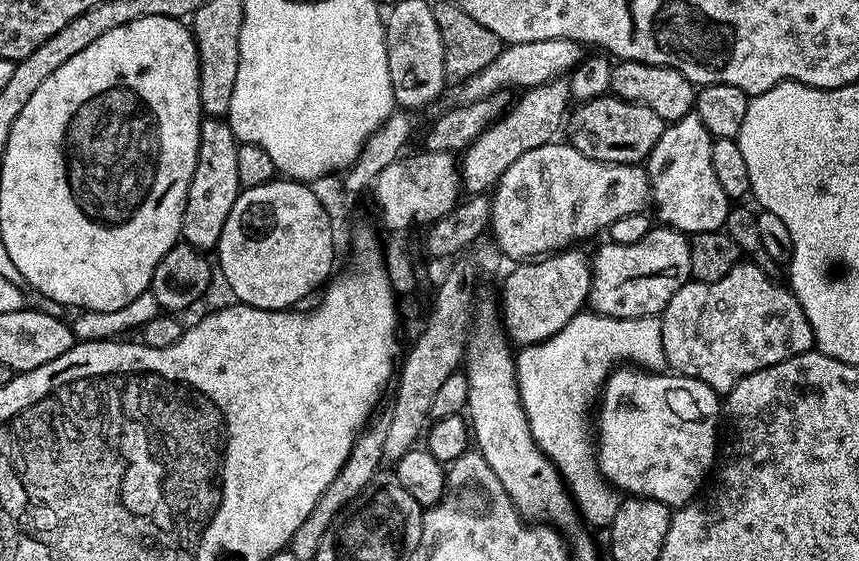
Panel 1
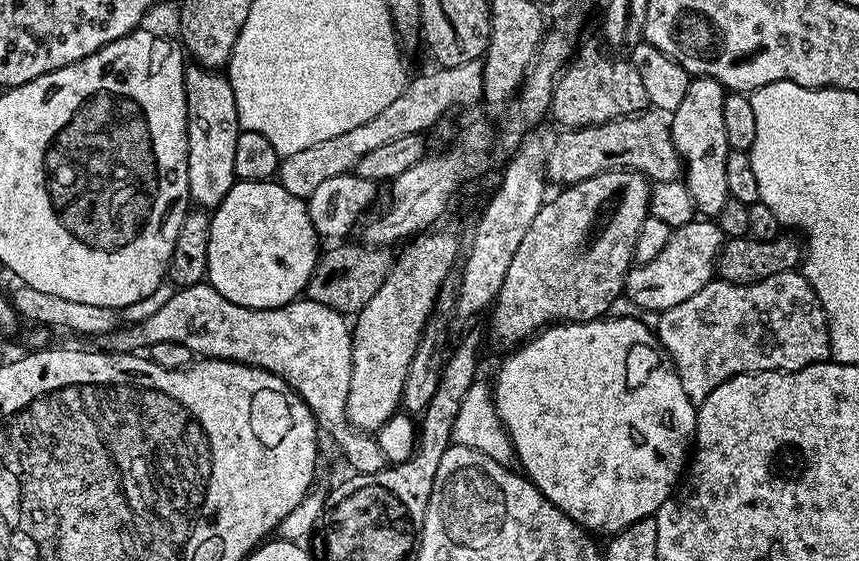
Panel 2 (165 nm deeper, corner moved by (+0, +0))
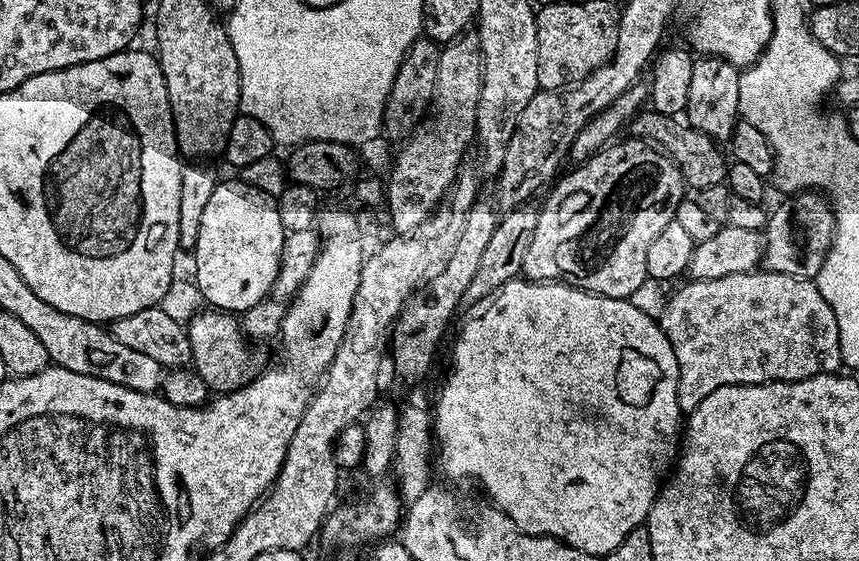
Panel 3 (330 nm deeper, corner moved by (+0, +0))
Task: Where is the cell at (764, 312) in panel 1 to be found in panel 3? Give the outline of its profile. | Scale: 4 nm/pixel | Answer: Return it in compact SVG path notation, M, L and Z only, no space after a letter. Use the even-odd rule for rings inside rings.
M757 270L742 274L726 274L726 278L710 278L709 280L689 279L676 293L667 297L665 312L658 319L660 329L666 334L670 346L674 350L674 358L678 362L678 406L681 413L687 414L695 410L698 402L706 398L706 394L714 394L722 386L735 384L765 384L775 380L805 380L823 372L840 372L840 351L838 350L838 318L834 318L834 310L826 306L826 298L818 290L818 286L810 280L800 280L790 274L774 274Z

